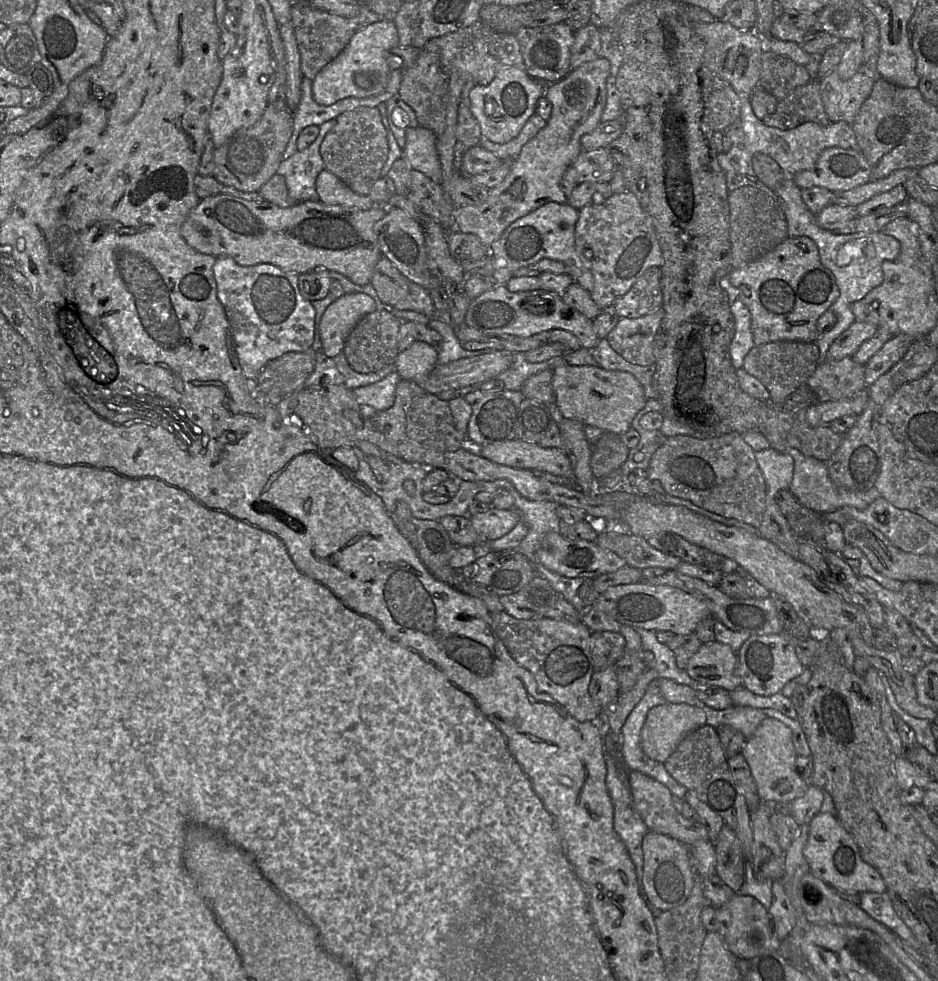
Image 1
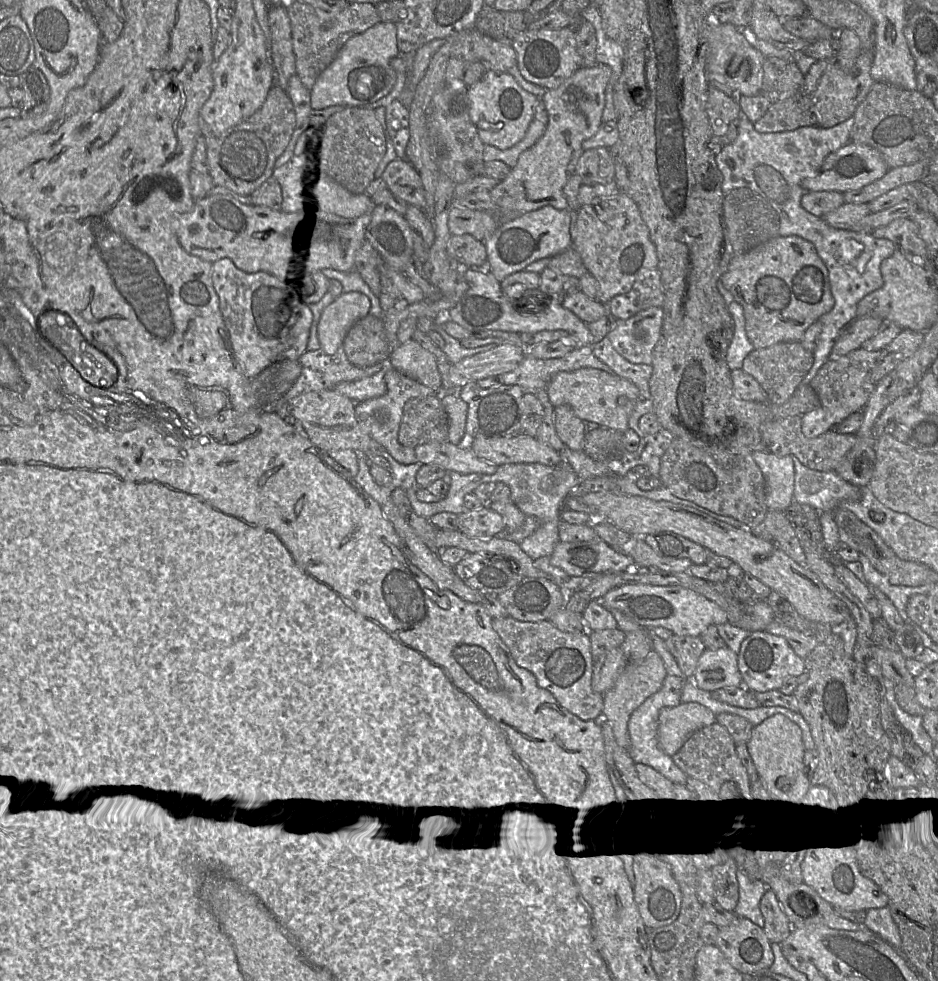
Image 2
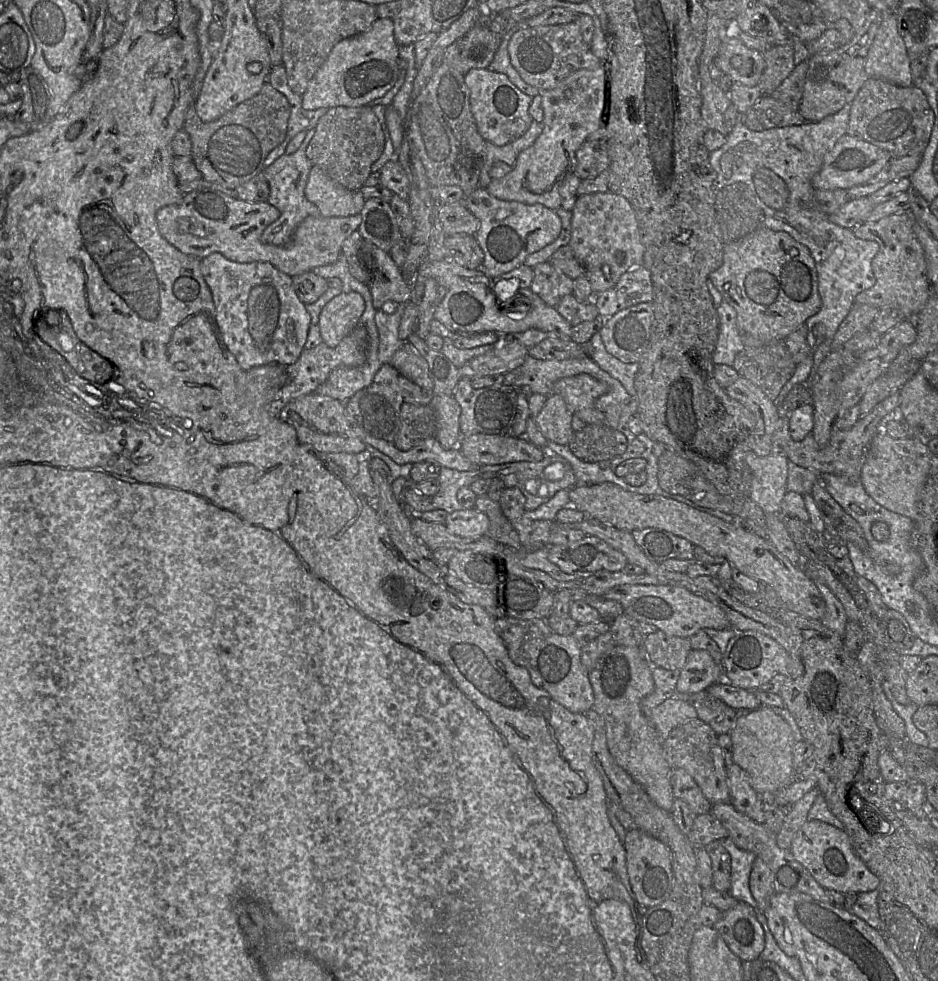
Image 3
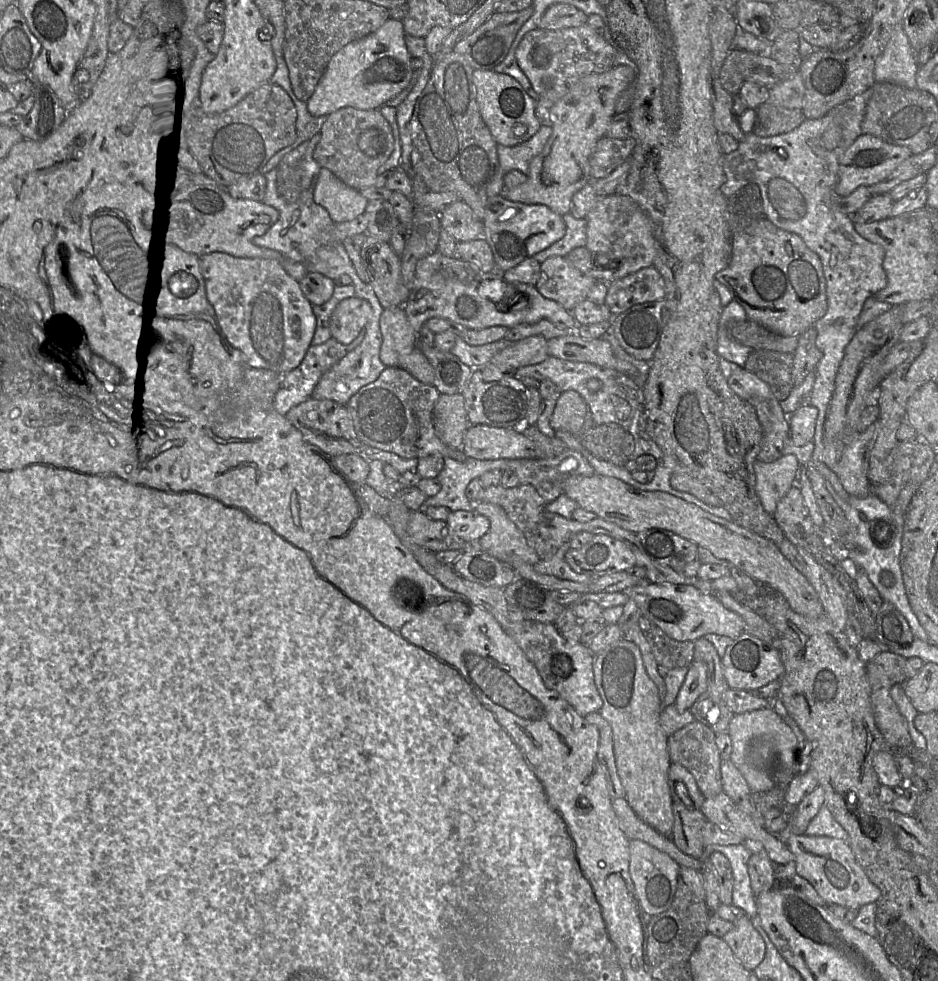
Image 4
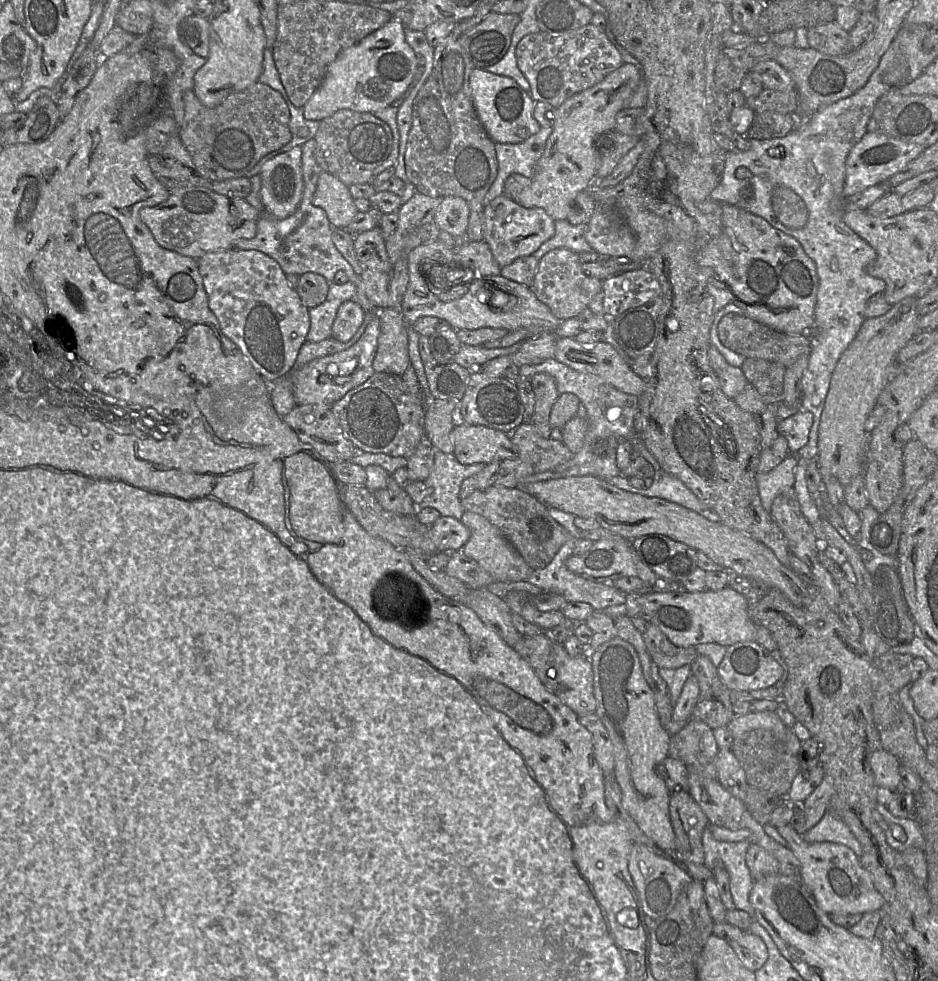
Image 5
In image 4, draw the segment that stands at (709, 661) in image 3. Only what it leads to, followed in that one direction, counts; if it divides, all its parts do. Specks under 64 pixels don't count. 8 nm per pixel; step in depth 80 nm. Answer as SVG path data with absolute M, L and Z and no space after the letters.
M693 661L688 668L684 682L674 705L679 712L688 710L702 695L708 682L708 666L701 661Z

